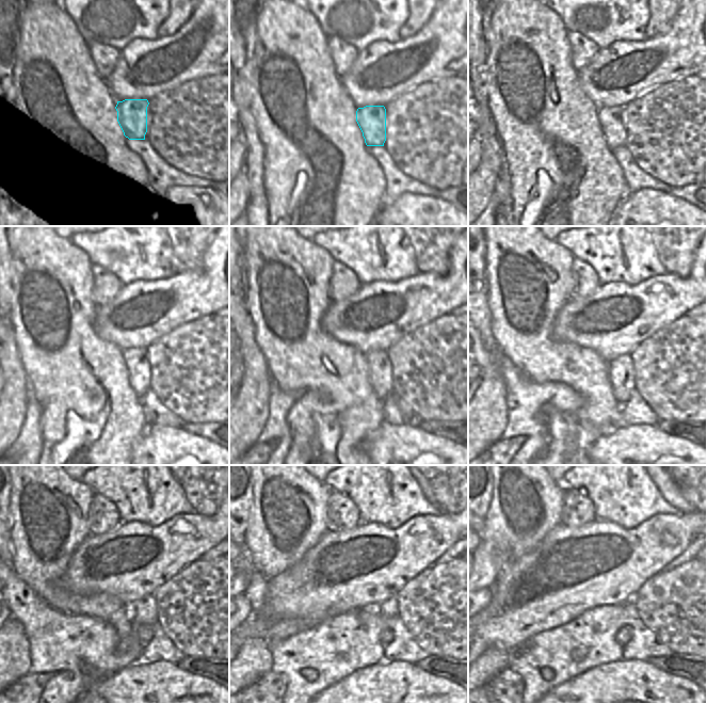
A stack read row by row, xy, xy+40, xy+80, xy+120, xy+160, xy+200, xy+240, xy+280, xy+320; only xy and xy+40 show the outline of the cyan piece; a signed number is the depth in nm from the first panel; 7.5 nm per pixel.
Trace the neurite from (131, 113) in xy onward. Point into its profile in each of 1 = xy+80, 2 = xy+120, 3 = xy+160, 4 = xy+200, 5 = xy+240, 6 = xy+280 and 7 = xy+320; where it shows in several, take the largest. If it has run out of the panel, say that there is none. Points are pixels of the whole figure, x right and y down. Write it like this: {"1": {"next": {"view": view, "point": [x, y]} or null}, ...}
{"1": {"next": {"view": "xy+80", "point": [612, 120]}}, "2": {"next": {"view": "xy+120", "point": [139, 371]}}, "3": {"next": {"view": "xy+160", "point": [380, 369]}}, "4": {"next": {"view": "xy+200", "point": [620, 370]}}, "5": {"next": {"view": "xy+240", "point": [144, 612]}}, "6": {"next": {"view": "xy+280", "point": [388, 608]}}, "7": {"next": {"view": "xy+320", "point": [624, 636]}}}

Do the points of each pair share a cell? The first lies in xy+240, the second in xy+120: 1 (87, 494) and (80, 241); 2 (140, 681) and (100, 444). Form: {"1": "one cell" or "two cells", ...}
{"1": "two cells", "2": "two cells"}

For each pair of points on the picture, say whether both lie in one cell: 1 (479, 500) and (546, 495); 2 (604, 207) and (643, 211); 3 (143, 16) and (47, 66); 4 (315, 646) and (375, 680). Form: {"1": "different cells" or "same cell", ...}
{"1": "different cells", "2": "different cells", "3": "different cells", "4": "different cells"}

